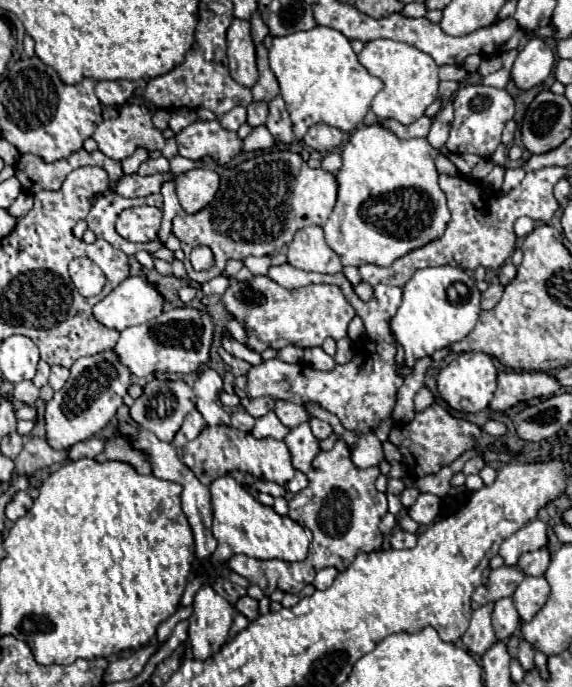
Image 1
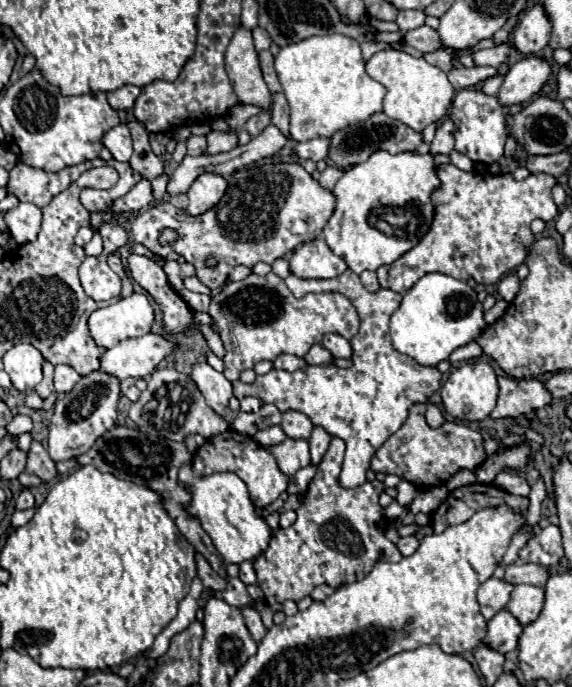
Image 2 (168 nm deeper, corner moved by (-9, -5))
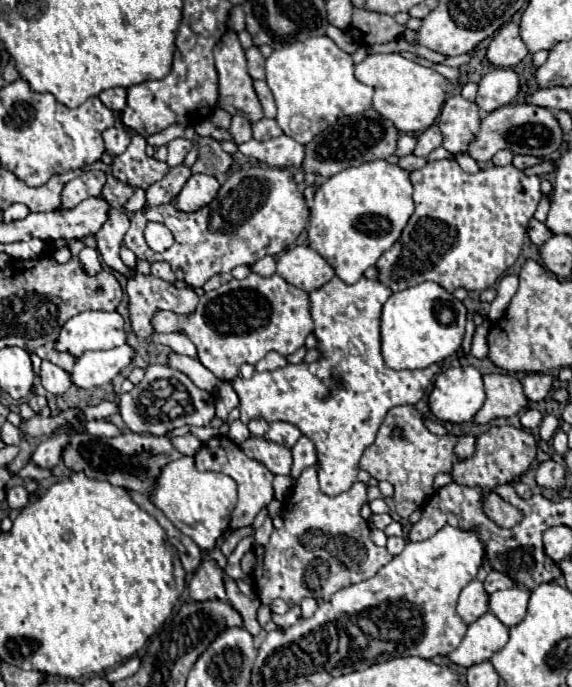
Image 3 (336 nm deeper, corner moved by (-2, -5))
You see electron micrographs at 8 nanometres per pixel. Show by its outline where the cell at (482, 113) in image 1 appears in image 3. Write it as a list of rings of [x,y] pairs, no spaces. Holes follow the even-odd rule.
[[[451,95],[443,109],[441,115],[437,117],[437,125],[443,133],[443,147],[457,155],[467,149],[467,143],[473,141],[477,135],[481,123],[481,113],[473,101],[463,99],[461,95]]]

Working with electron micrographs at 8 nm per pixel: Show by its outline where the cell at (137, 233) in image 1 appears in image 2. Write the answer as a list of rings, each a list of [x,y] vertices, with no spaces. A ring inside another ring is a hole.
[[[266,163],[238,169],[228,183],[228,189],[218,205],[210,211],[192,217],[186,211],[176,209],[168,201],[162,201],[150,209],[140,211],[132,219],[132,239],[152,249],[158,255],[166,255],[166,245],[160,243],[160,233],[168,227],[178,233],[178,239],[170,243],[170,249],[184,255],[188,263],[196,267],[196,277],[210,289],[220,287],[236,265],[254,267],[258,261],[274,263],[274,259],[288,255],[298,243],[320,237],[324,225],[336,209],[336,195],[324,189],[300,163]],[[206,257],[218,257],[214,269],[206,269]]]

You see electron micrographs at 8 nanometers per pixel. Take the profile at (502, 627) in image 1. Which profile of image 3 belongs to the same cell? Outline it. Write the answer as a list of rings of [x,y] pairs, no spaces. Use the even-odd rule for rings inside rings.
[[[485,613],[483,617],[479,617],[475,623],[469,625],[461,645],[451,651],[447,657],[451,663],[455,665],[461,665],[461,667],[471,667],[471,665],[477,665],[477,663],[483,663],[483,661],[489,661],[489,657],[497,651],[497,649],[503,649],[505,643],[509,639],[509,629],[505,625],[501,625],[501,621],[497,621],[497,617],[493,617],[493,613]]]

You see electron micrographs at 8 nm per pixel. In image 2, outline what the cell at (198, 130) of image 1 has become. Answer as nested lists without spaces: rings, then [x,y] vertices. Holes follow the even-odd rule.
[[[188,137],[188,155],[204,155],[206,147],[206,137]]]

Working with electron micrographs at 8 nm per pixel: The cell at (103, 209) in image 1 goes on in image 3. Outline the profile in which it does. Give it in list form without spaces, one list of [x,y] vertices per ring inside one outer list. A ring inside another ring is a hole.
[[[85,247],[81,253],[79,253],[79,259],[81,263],[85,265],[85,271],[87,273],[99,273],[103,270],[101,263],[99,263],[99,253],[95,249],[89,249]]]

